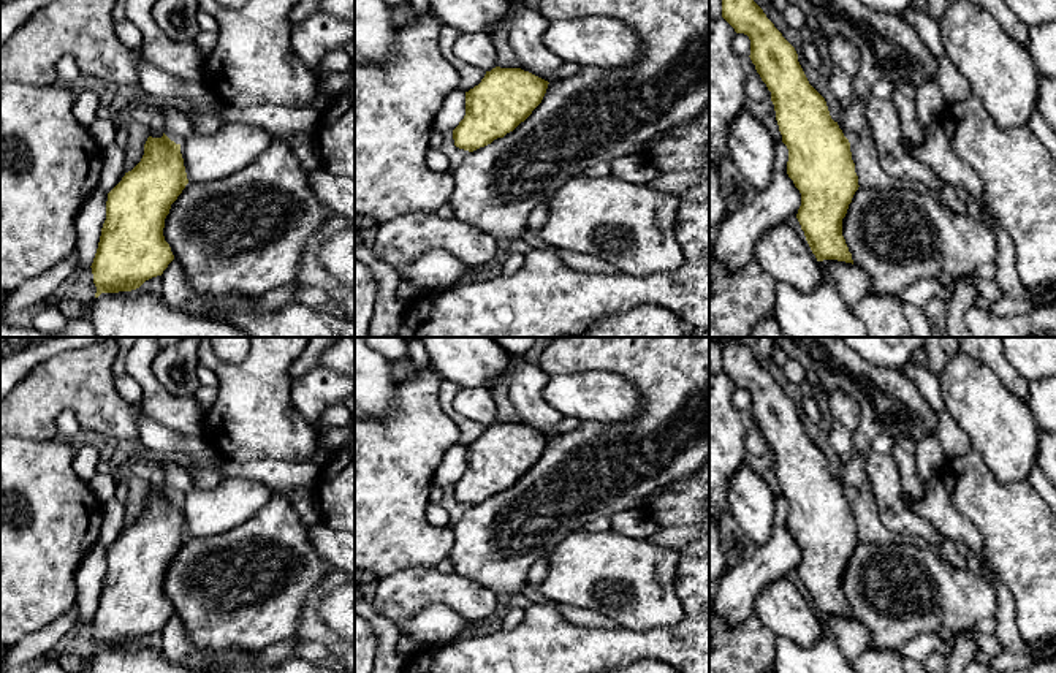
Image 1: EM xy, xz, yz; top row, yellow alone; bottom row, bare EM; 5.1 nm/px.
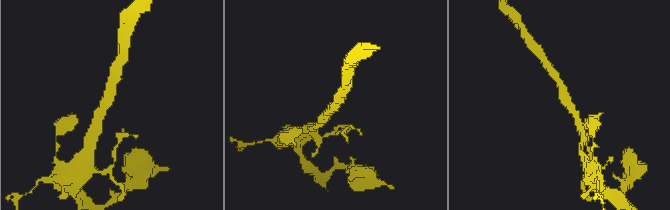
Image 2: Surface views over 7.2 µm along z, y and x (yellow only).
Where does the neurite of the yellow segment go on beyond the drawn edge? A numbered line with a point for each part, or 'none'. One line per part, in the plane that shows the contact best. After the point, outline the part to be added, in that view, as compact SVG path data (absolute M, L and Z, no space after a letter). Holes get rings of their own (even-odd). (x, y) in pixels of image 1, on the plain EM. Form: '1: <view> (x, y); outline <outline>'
none

